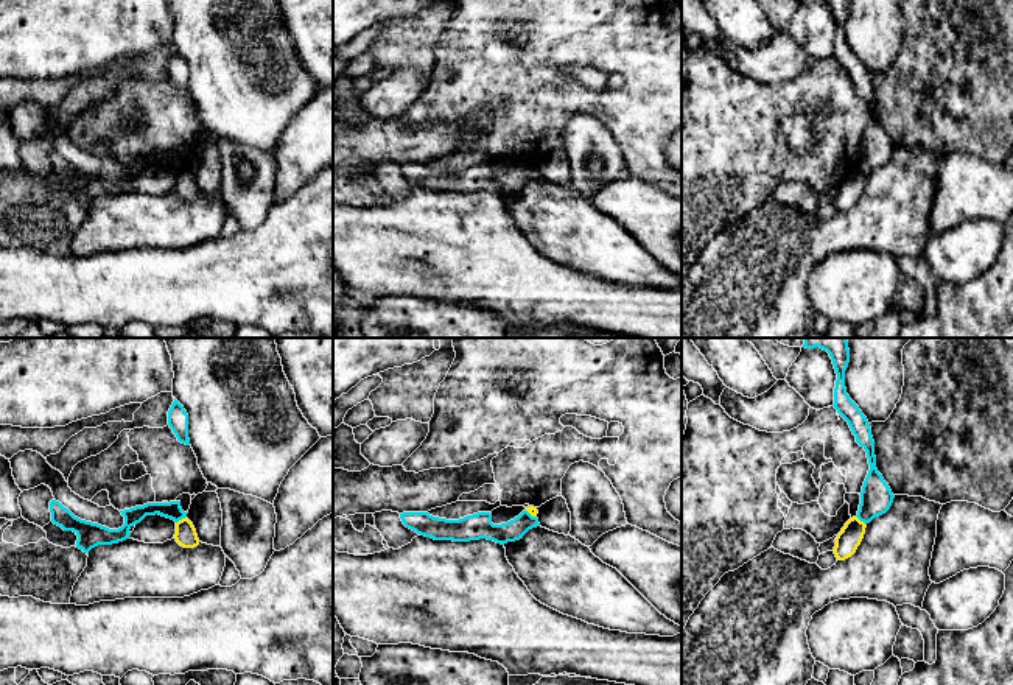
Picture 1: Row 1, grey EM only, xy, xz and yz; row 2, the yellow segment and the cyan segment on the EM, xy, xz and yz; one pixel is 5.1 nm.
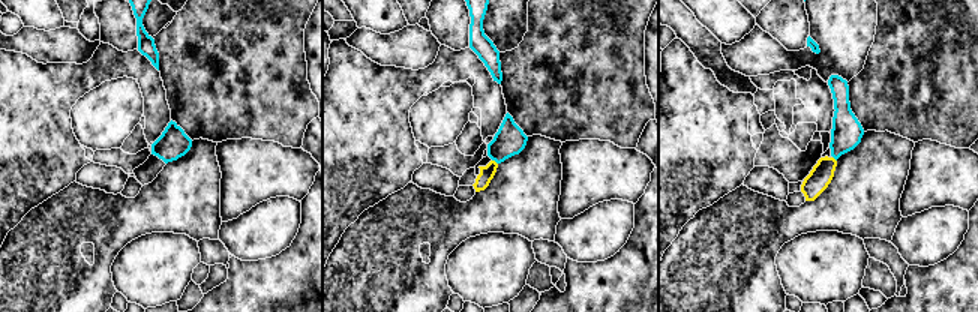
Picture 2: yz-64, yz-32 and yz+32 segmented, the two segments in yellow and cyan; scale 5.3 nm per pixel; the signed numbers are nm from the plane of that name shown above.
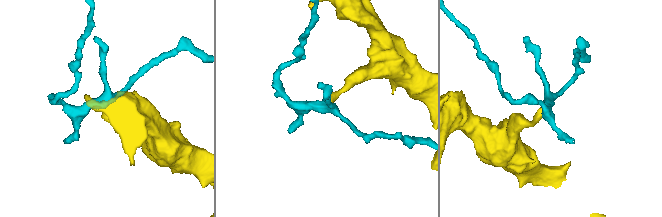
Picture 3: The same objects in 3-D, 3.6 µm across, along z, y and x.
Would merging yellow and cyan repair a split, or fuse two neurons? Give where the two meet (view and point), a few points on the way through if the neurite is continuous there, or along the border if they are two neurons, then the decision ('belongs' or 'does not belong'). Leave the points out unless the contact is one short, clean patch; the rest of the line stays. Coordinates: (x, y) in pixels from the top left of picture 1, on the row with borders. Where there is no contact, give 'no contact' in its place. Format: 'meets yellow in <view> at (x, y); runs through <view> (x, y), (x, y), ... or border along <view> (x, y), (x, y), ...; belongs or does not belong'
meets yellow in xy at (182, 519); border along xy (185, 516), (176, 523); does not belong

